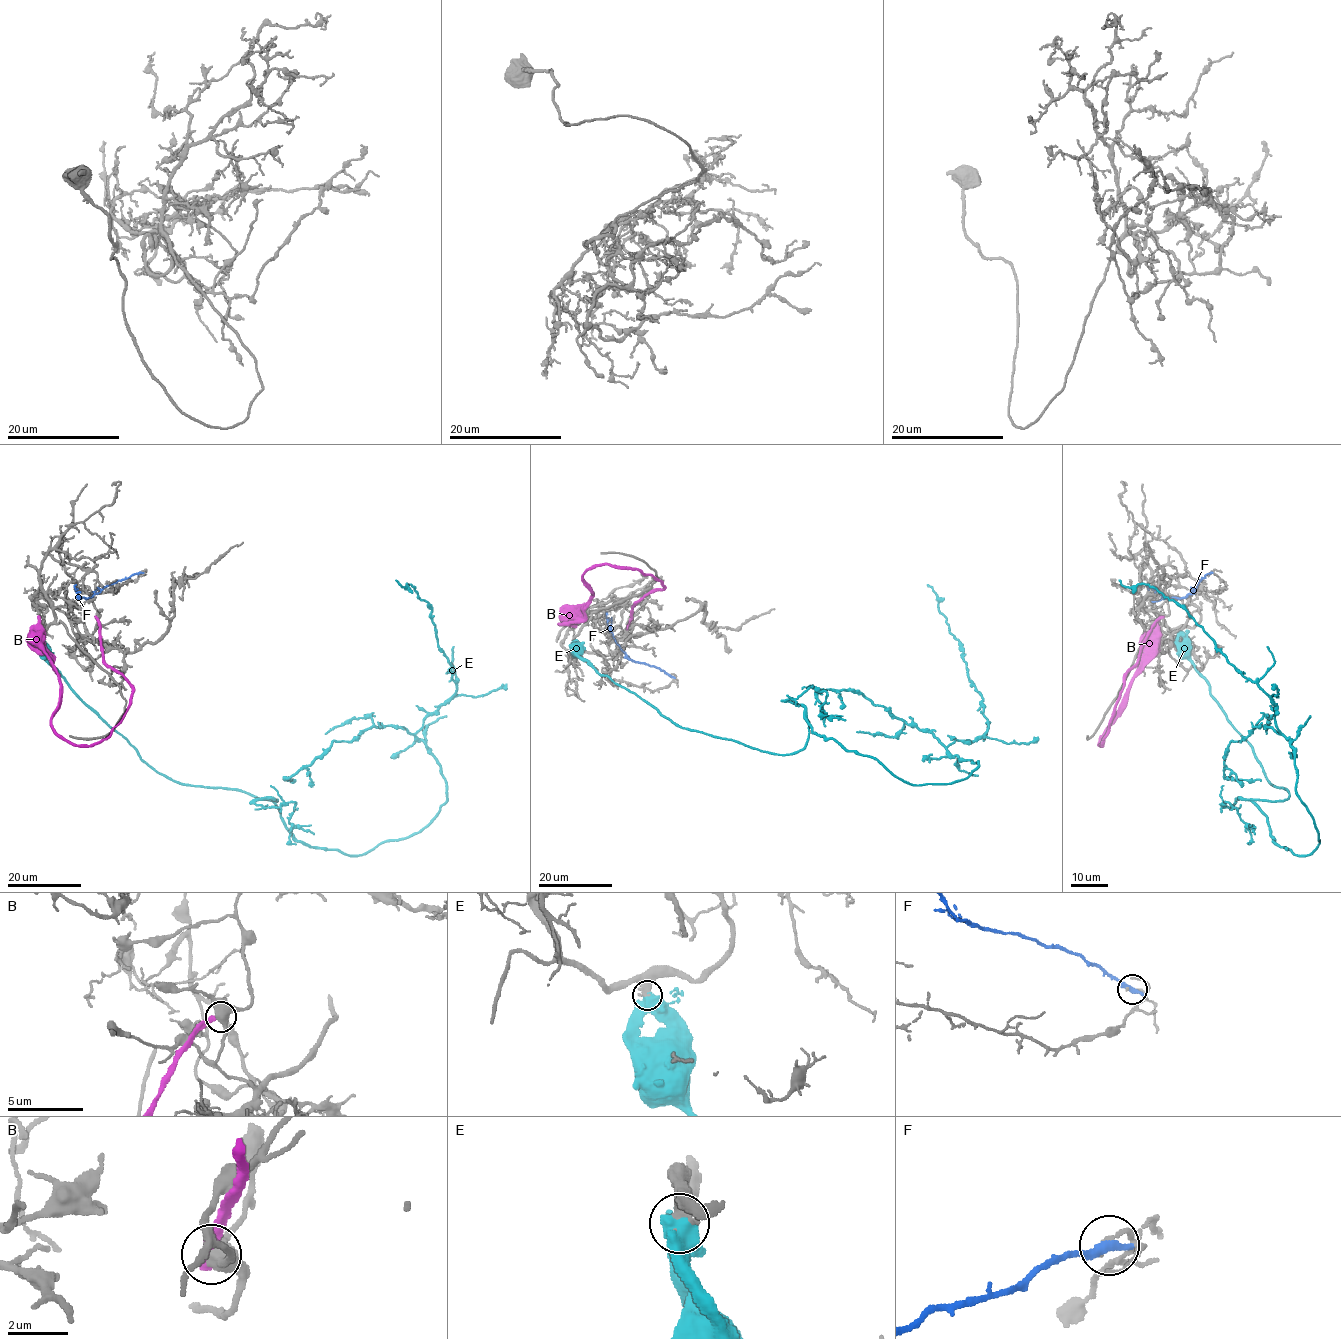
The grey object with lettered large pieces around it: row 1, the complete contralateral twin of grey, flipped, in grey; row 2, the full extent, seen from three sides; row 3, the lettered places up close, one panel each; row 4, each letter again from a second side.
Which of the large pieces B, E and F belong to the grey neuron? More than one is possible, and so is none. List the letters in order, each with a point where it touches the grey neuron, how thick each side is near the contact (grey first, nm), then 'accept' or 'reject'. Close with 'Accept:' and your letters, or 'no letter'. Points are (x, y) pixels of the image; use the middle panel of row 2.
B: contact (627, 627); calibres 440 and 440 nm; reject
E: contact (572, 646); calibres 480 and 600 nm; reject
F: contact (671, 676); calibres 160 and 400 nm; reject
Accept: no letter

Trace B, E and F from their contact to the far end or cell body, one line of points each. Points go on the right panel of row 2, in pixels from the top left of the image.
B: (1161, 617), (1126, 674), (1100, 746), (1161, 615)
E: (1180, 632), (1289, 792), (1251, 800), (1273, 840), (1308, 855), (1318, 830), (1276, 705), (1175, 601), (1119, 579)
F: (1211, 572), (1197, 583), (1193, 593), (1183, 598), (1163, 597), (1147, 584)

